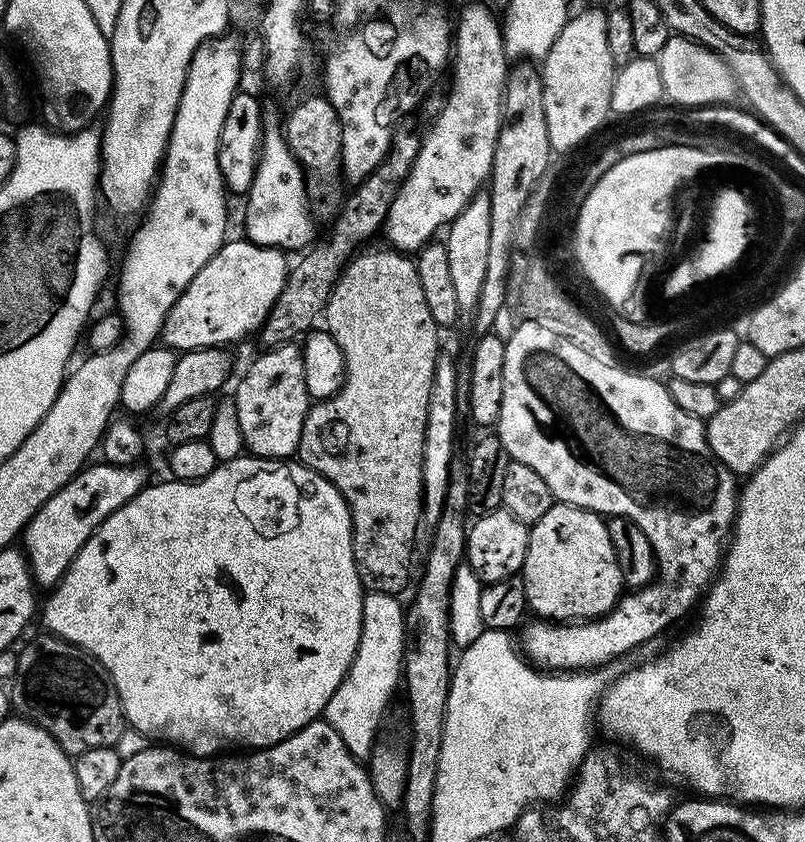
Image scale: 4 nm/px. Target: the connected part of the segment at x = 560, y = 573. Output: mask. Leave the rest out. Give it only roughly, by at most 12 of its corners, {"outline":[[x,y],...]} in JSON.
{"outline":[[554,502],[528,530],[529,609],[603,616],[626,585],[605,517]]}

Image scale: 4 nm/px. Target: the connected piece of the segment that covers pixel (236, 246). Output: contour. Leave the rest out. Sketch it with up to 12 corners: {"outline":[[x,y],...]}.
{"outline":[[232,238],[162,327],[177,353],[259,333],[288,280],[281,249]]}

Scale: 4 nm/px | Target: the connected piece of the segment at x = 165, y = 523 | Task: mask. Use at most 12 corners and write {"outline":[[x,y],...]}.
{"outline":[[149,483],[43,601],[125,721],[269,748],[346,678],[340,491]]}

